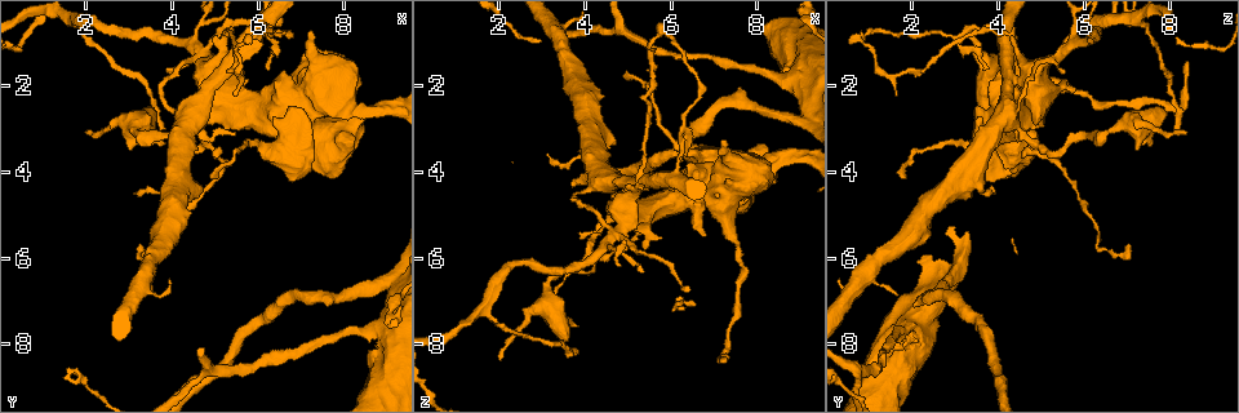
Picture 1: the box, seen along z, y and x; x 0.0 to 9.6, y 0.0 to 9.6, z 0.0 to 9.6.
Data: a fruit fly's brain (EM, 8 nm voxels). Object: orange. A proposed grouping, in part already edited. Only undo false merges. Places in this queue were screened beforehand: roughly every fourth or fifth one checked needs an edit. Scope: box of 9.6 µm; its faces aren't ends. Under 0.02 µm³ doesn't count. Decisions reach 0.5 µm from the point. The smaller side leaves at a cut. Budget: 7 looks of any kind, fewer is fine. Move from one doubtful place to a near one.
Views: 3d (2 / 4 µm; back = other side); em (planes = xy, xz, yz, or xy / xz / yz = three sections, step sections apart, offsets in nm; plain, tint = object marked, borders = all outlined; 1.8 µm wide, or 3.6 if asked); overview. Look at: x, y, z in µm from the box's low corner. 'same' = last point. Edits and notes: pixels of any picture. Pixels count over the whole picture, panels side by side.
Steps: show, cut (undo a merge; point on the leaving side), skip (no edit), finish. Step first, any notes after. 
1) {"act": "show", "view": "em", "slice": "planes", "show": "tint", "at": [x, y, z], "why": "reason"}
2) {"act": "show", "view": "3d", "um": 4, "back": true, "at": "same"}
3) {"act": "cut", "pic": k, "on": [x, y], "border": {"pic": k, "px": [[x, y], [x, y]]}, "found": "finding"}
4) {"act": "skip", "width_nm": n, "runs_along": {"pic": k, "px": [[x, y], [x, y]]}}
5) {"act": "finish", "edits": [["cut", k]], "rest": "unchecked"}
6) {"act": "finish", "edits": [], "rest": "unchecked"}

{"act": "show", "view": "3d", "um": 2, "at": [4.75, 1.30, 5.45], "why": "thin arm on a thick one"}

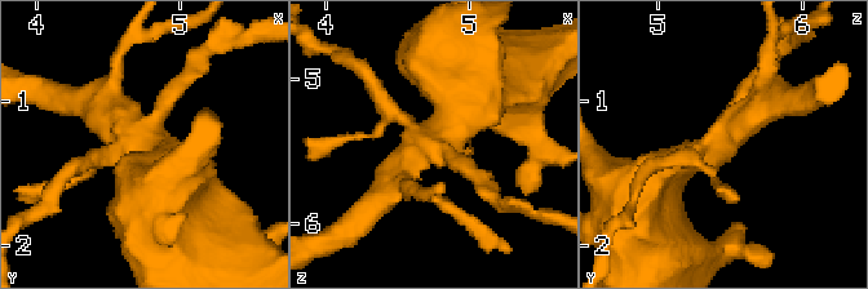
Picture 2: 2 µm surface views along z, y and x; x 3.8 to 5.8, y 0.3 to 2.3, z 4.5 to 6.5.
{"act": "show", "view": "em", "slice": "xz", "step": 16, "show": "tint", "at": [4.78, 1.28, 5.44], "why": "need the tissue"}

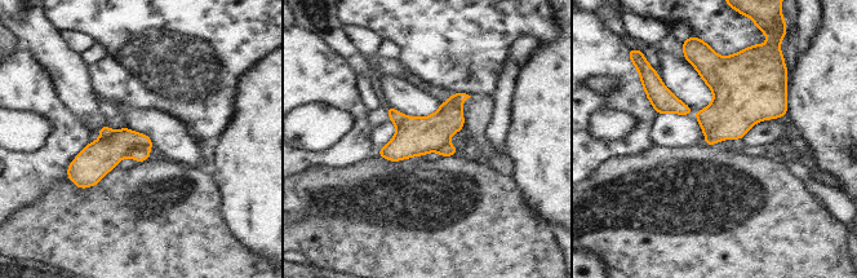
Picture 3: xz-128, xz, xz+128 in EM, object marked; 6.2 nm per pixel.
{"act": "show", "view": "em", "slice": "planes", "show": "tint", "at": "same"}

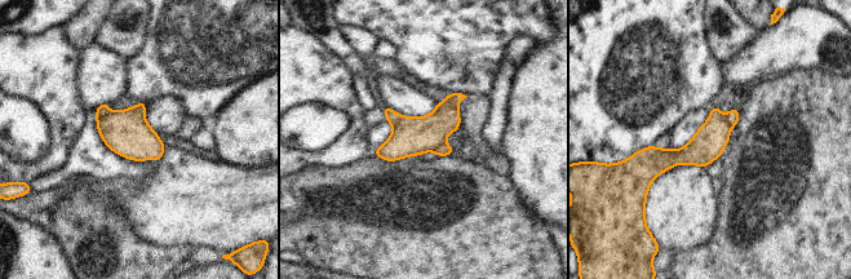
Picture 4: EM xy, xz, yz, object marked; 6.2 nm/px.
{"act": "cut", "pic": 4, "on": [102, 110], "width_nm": 200, "border": {"pic": 4, "px": [[109, 111], [97, 119]]}, "found": "a second neuron is stuck on"}

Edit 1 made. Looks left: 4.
{"act": "show", "view": "3d", "um": 4, "at": [6.70, 2.95, 3.65], "why": "closes a loop"}

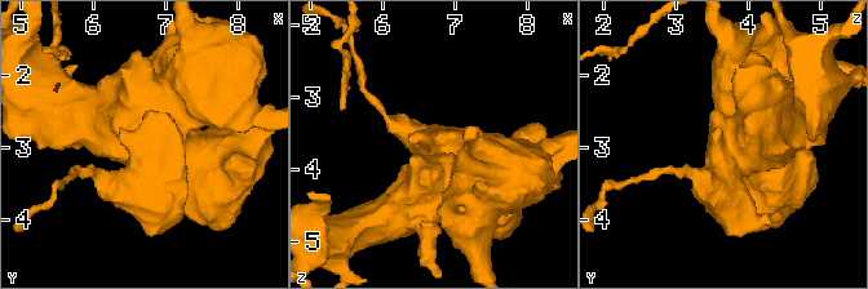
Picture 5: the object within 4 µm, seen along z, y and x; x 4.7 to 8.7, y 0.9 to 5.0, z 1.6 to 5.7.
{"act": "show", "view": "em", "slice": "xz", "step": 8, "show": "tint", "at": [6.70, 2.85, 3.65]}

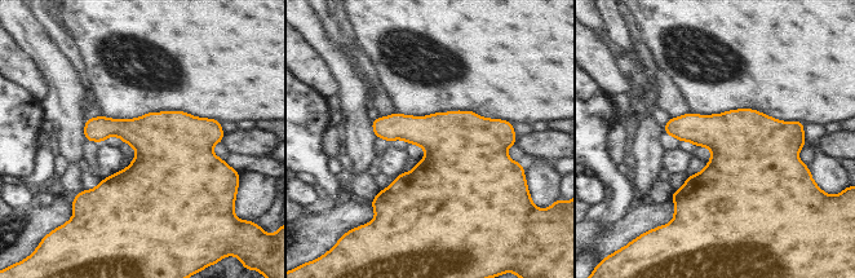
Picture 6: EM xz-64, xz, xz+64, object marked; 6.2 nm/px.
{"act": "show", "view": "em", "slice": "planes", "show": "tint", "at": "same", "why": "another direction"}

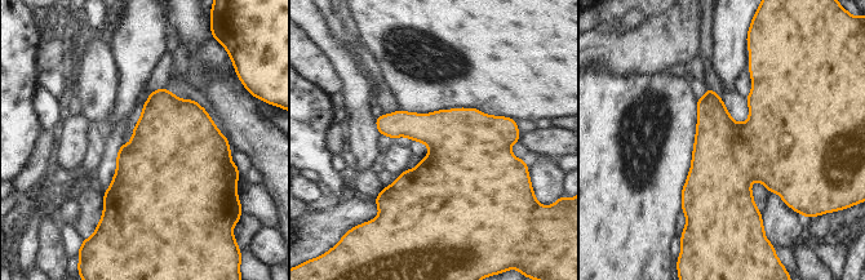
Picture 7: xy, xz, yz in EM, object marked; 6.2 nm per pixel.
{"act": "skip", "found": "one neuron here"}

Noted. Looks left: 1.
{"act": "finish", "edits": [["cut", 4]], "rest": "unchecked"}

